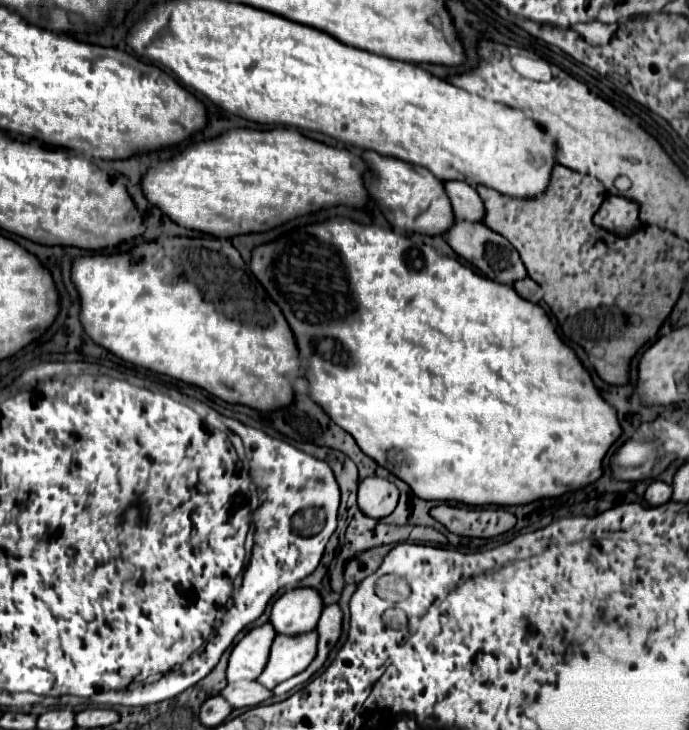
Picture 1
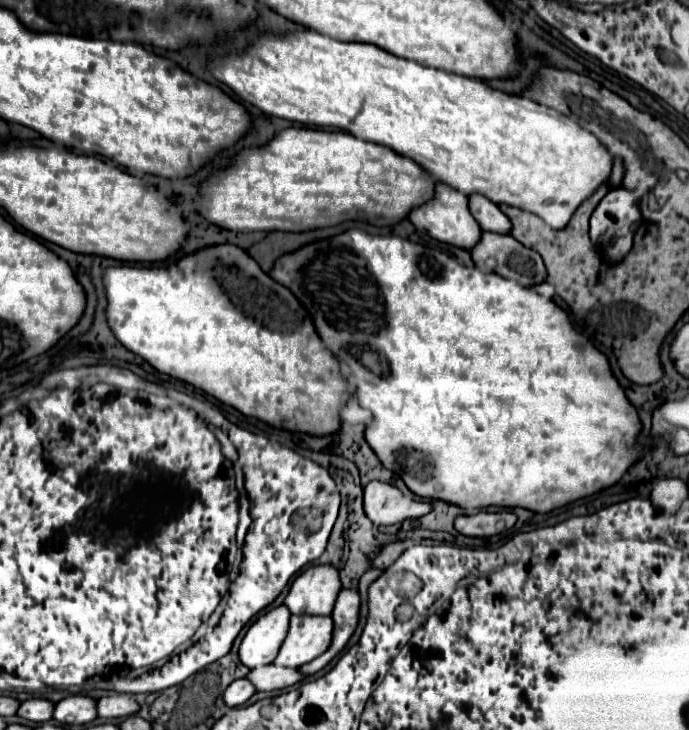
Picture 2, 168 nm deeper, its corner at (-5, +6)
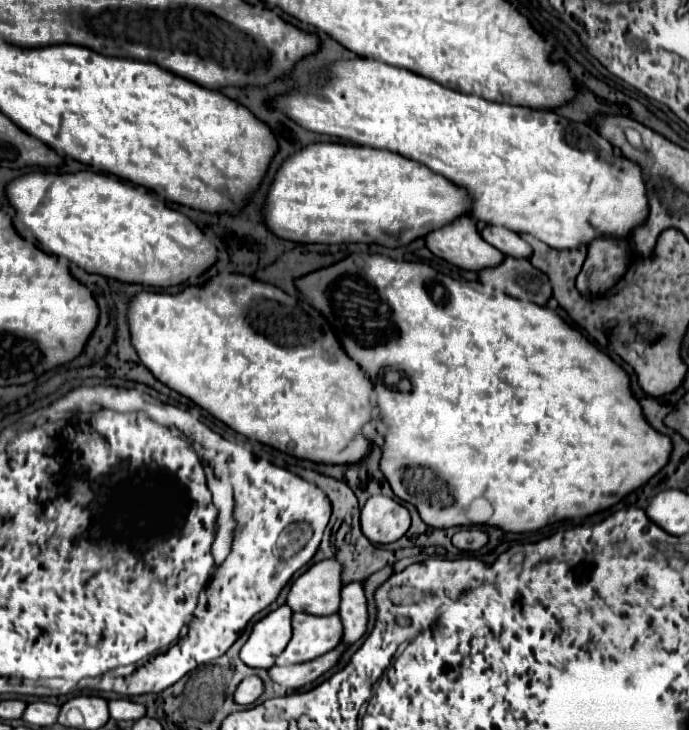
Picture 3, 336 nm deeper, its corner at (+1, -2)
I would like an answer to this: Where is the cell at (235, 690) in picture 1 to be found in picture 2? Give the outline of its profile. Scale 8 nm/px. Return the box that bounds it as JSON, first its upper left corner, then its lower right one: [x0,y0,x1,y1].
[247,664,307,692]

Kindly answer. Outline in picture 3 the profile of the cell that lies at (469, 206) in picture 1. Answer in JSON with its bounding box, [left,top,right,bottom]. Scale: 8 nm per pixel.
[481,226,531,256]

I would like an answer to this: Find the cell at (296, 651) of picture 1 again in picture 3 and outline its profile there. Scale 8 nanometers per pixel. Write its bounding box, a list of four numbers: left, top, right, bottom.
[277,614,341,666]

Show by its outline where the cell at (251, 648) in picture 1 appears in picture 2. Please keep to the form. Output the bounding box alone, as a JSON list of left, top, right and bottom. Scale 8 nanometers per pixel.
[239,604,291,668]

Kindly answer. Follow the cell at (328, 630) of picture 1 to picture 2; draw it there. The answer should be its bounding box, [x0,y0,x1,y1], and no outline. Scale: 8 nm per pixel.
[301,590,361,674]

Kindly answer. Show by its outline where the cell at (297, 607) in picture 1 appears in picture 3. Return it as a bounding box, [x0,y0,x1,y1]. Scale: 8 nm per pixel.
[287,560,341,616]

